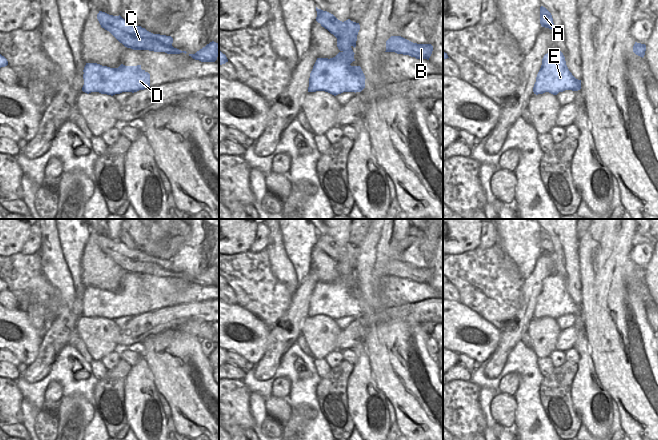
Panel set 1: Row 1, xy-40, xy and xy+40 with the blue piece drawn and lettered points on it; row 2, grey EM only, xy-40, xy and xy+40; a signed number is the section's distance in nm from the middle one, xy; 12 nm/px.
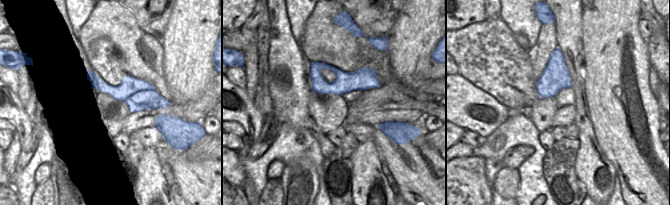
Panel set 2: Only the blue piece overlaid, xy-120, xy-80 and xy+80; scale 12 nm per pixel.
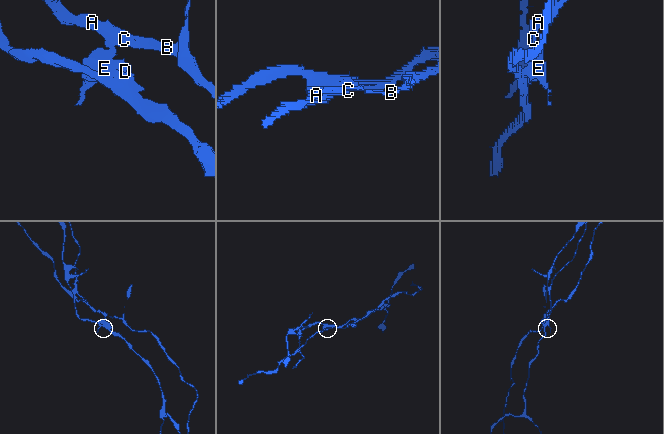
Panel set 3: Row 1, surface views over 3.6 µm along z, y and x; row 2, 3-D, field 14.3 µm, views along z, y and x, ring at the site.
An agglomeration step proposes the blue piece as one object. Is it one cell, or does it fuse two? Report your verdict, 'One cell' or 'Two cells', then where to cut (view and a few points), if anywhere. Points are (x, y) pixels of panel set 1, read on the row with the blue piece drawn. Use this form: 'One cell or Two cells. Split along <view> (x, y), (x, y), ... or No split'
Two cells. Split along xy (343, 50), (352, 51)

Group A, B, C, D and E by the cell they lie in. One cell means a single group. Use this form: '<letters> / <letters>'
A B C / D E

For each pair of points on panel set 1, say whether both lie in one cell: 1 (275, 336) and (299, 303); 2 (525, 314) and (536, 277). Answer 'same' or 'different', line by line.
1: same
2: same

